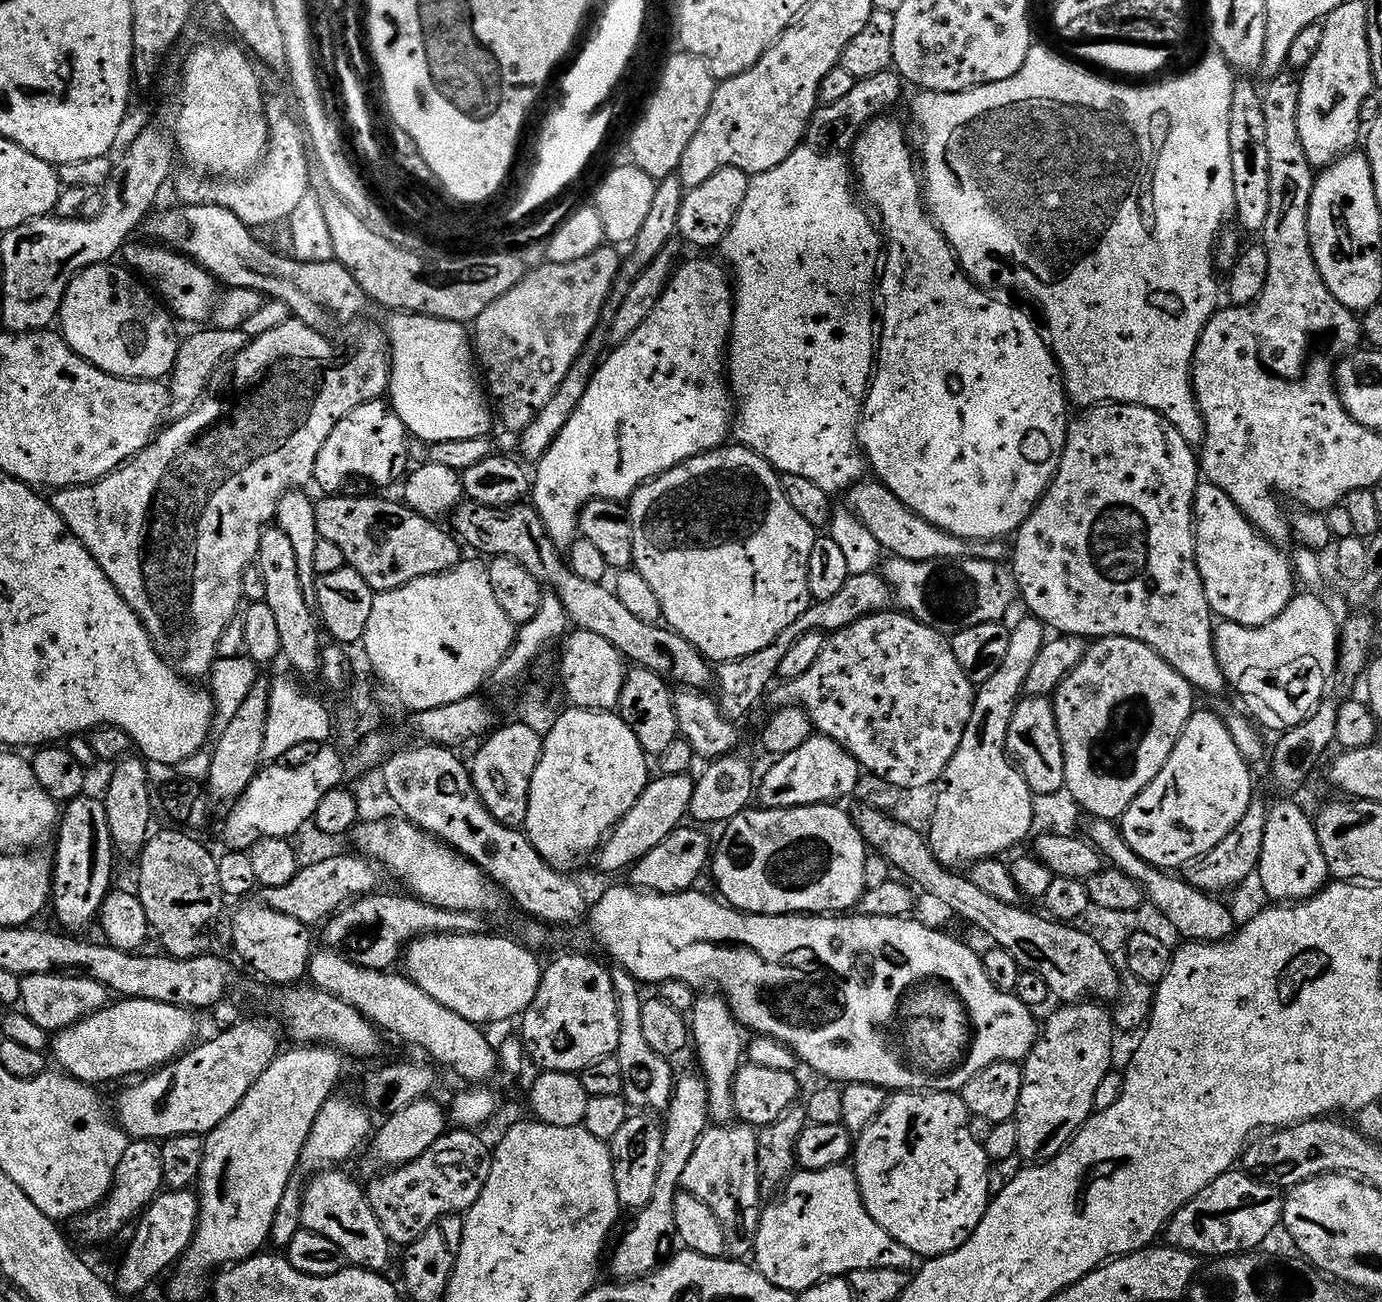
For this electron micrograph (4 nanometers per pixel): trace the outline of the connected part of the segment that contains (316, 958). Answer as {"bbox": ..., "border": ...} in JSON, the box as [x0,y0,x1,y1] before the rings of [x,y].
{"bbox":[307,951,498,1082],"border":[[[313,951],[308,963],[307,975],[312,978],[311,983],[315,987],[356,1007],[377,1029],[385,1033],[393,1032],[394,1035],[417,1044],[429,1056],[425,1056],[429,1061],[437,1065],[445,1064],[464,1080],[488,1082],[484,1080],[490,1079],[498,1071],[497,1049],[484,1037],[485,1029],[481,1025],[470,1023],[462,1018],[462,1014],[456,1014],[454,1010],[442,1006],[442,1002],[430,998],[407,975],[392,976],[391,971],[371,972],[341,953],[323,951]]]}

